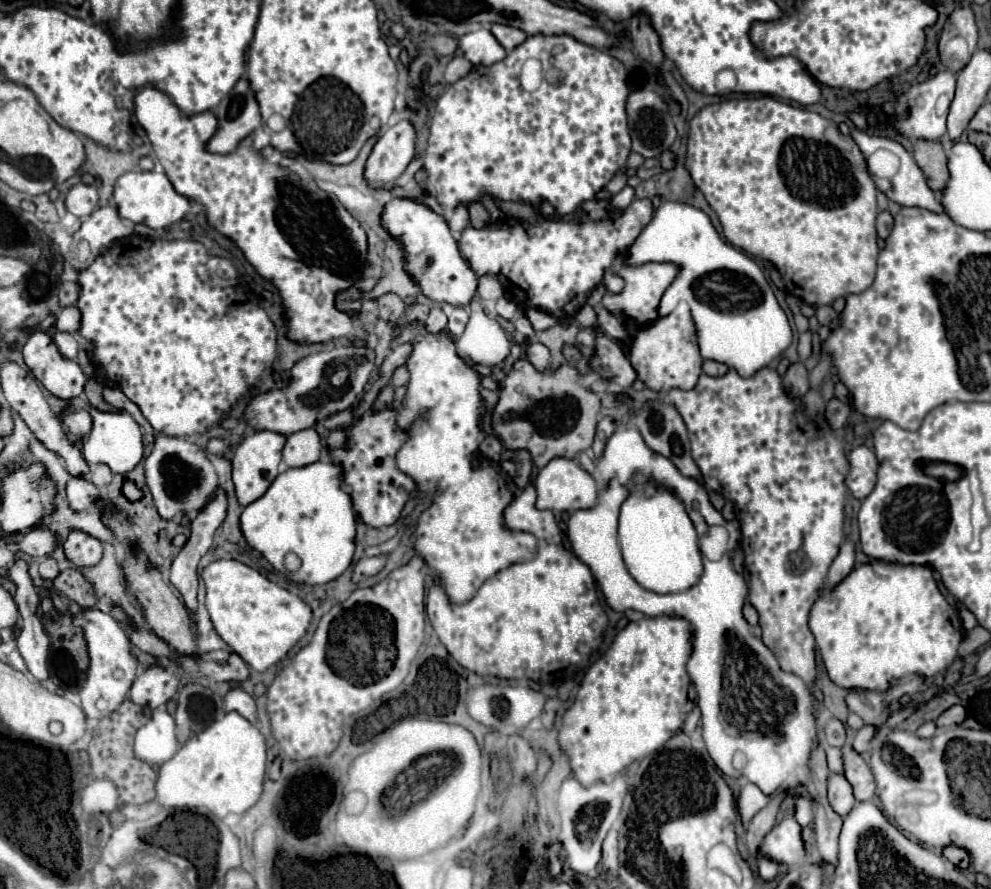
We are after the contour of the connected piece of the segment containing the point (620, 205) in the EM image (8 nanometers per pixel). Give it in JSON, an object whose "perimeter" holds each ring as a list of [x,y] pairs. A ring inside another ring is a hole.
{"perimeter":[[[623,187],[617,195],[613,195],[611,199],[609,199],[609,205],[613,207],[613,209],[625,209],[631,201],[633,201],[633,197],[635,197],[635,191],[633,191],[633,187]]]}

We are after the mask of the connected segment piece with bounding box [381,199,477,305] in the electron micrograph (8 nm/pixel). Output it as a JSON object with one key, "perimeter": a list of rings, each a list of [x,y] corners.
{"perimeter":[[[393,199],[385,205],[381,215],[387,231],[405,247],[409,275],[419,281],[421,291],[433,301],[445,301],[451,305],[467,305],[477,289],[477,275],[469,269],[467,261],[459,255],[457,241],[453,239],[445,219],[433,213],[429,207],[411,199]]]}

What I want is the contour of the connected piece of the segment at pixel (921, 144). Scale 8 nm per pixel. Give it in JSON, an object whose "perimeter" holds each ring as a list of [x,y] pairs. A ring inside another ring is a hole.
{"perimeter":[[[917,139],[915,145],[915,161],[923,169],[927,183],[933,191],[943,191],[945,183],[949,183],[949,169],[947,169],[947,155],[939,141],[925,141]]]}

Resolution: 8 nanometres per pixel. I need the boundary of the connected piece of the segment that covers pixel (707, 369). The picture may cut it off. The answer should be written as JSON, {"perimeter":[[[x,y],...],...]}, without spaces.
{"perimeter":[[[703,361],[703,373],[711,375],[711,377],[723,375],[725,371],[727,371],[727,365],[723,365],[723,363],[717,363],[717,361]]]}

